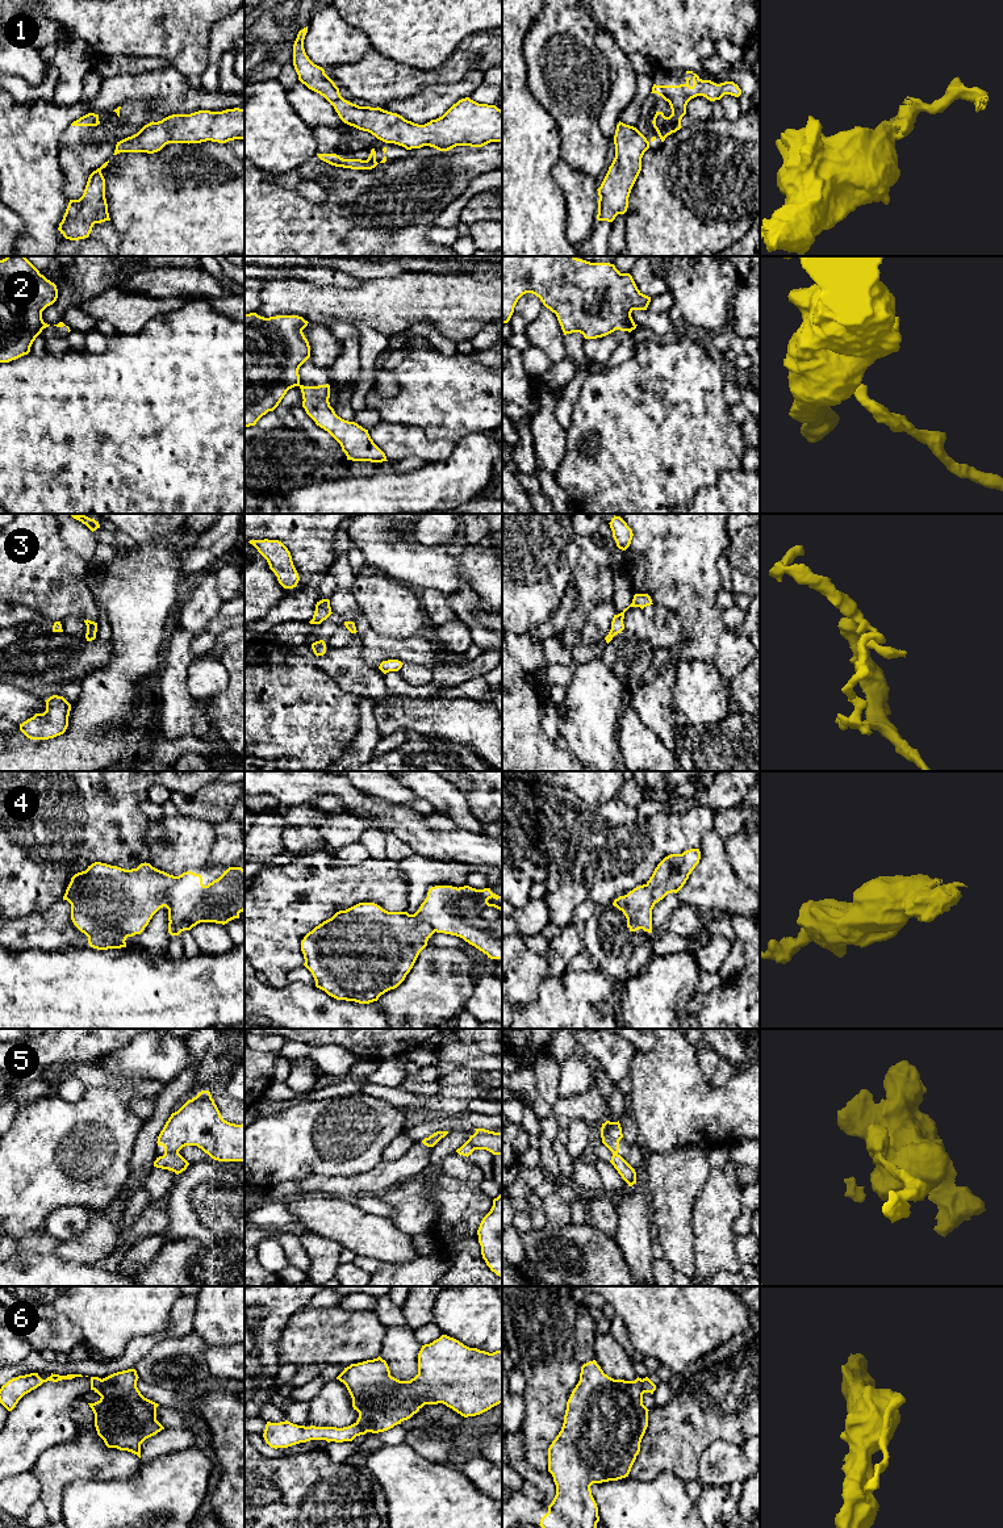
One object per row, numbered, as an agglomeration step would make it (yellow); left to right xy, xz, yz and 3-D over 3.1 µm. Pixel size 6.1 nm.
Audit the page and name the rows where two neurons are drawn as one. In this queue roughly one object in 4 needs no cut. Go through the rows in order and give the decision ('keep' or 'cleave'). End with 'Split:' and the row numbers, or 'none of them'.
1: cleave
2: cleave
3: keep
4: cleave
5: cleave
6: cleave
Split: 1, 2, 4, 5, 6

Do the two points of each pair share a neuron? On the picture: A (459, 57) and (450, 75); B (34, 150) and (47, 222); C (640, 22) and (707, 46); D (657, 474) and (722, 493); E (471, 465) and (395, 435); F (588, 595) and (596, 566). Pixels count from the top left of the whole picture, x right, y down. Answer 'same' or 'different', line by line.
A: same
B: same
C: different
D: different
E: different
F: same

